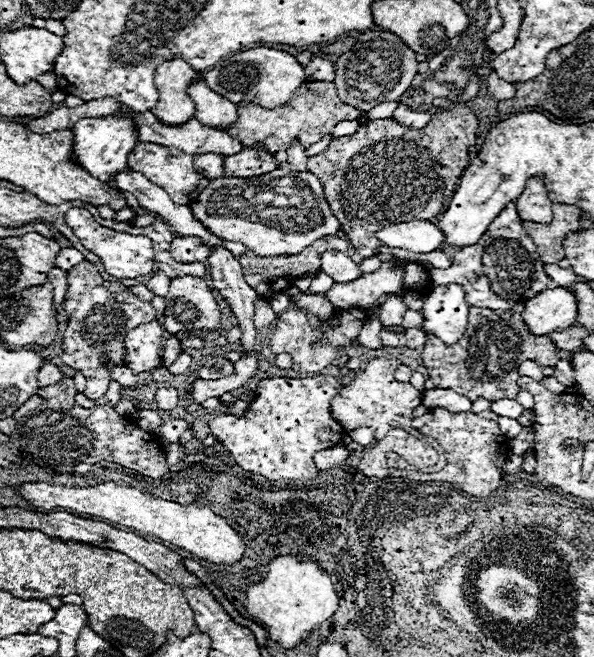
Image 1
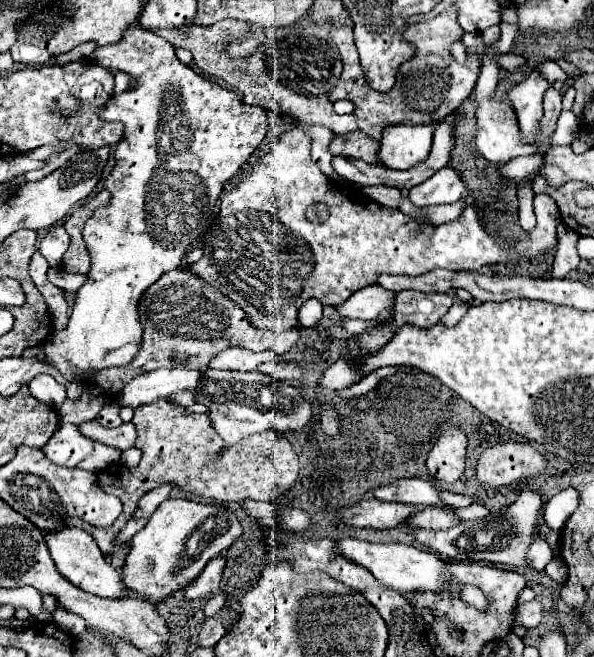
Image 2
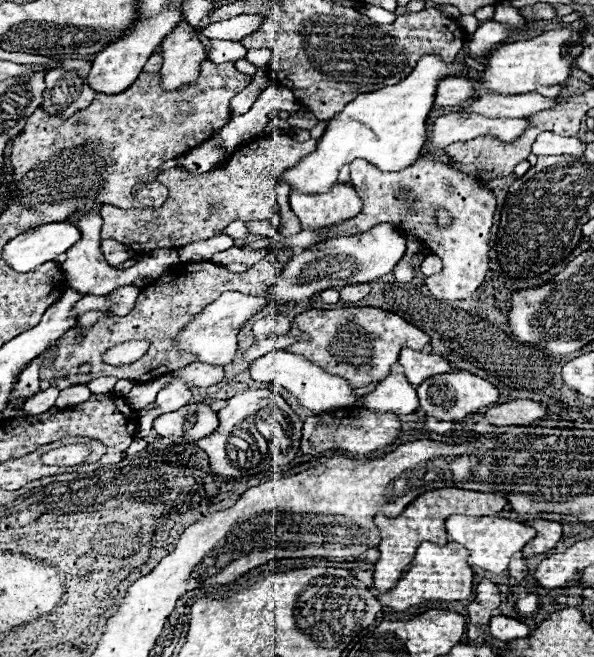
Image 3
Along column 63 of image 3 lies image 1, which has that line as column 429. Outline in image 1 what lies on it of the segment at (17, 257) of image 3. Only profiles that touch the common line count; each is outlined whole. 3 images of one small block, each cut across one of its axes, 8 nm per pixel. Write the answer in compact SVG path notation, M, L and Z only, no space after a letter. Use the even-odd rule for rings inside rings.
M426 220L392 224L392 226L376 232L376 236L386 246L410 250L414 254L428 254L428 252L440 250L446 244L442 230L436 224L426 222Z

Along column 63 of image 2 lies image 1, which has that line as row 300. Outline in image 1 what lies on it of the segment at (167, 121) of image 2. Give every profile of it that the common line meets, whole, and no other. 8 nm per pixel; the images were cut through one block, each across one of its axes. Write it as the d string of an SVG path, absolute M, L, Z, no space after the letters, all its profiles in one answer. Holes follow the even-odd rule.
M382 262L382 268L374 274L362 274L356 282L334 284L326 298L336 308L358 308L358 306L374 306L376 300L384 294L402 294L406 292L402 284L402 270L396 262Z

